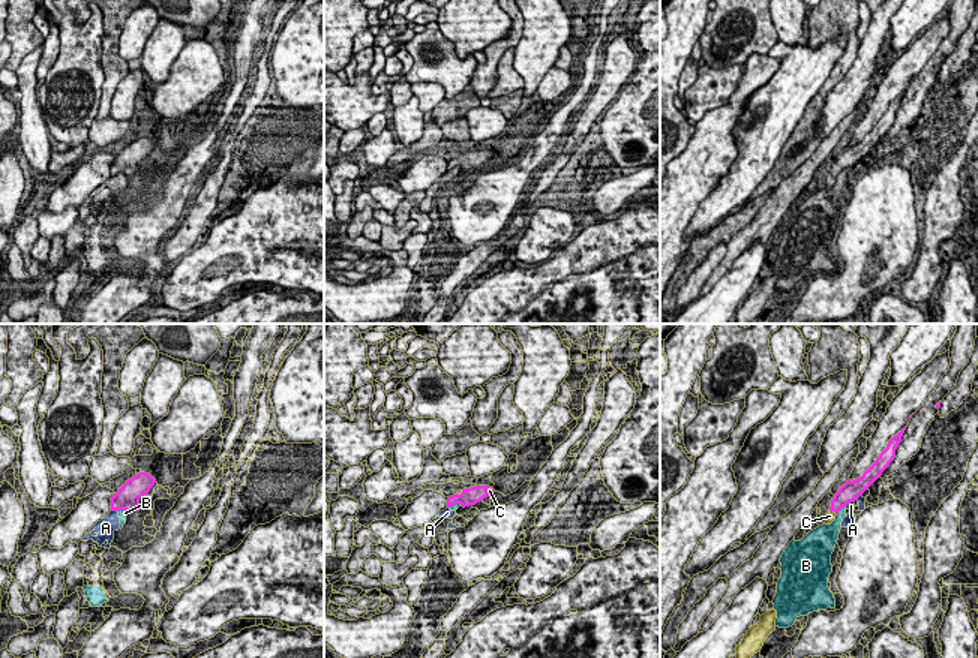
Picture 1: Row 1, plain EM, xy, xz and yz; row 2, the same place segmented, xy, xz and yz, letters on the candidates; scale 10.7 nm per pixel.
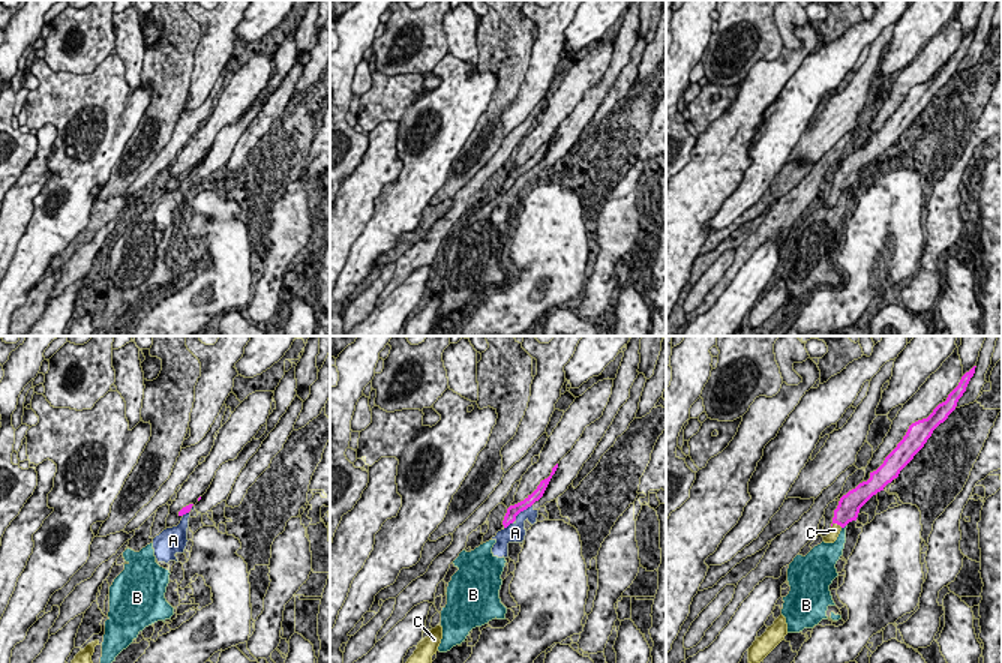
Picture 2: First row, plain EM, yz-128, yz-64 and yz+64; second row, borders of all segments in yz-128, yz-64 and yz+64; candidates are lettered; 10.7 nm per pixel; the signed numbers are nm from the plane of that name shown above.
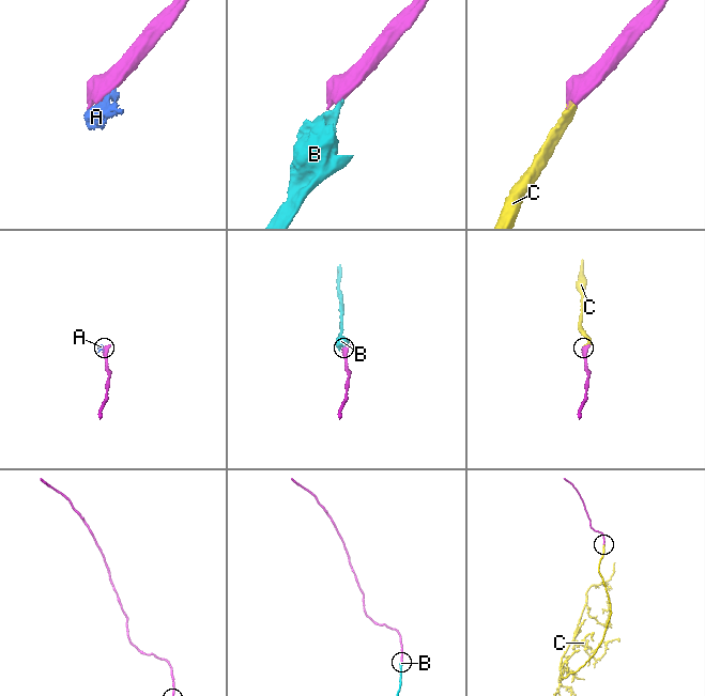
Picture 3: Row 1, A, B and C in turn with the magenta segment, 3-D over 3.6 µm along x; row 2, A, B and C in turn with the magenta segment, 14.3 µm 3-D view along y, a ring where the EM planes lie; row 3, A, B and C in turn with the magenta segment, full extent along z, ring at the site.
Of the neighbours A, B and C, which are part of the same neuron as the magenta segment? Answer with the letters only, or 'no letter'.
C

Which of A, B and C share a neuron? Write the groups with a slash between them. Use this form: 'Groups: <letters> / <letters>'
Groups: A B / C

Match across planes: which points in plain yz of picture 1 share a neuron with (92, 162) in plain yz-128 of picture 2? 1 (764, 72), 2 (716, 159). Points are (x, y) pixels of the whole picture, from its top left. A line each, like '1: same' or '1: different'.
1: different
2: different

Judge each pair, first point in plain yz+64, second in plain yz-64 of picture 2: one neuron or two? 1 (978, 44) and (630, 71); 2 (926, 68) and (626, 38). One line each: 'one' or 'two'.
1: one
2: two

